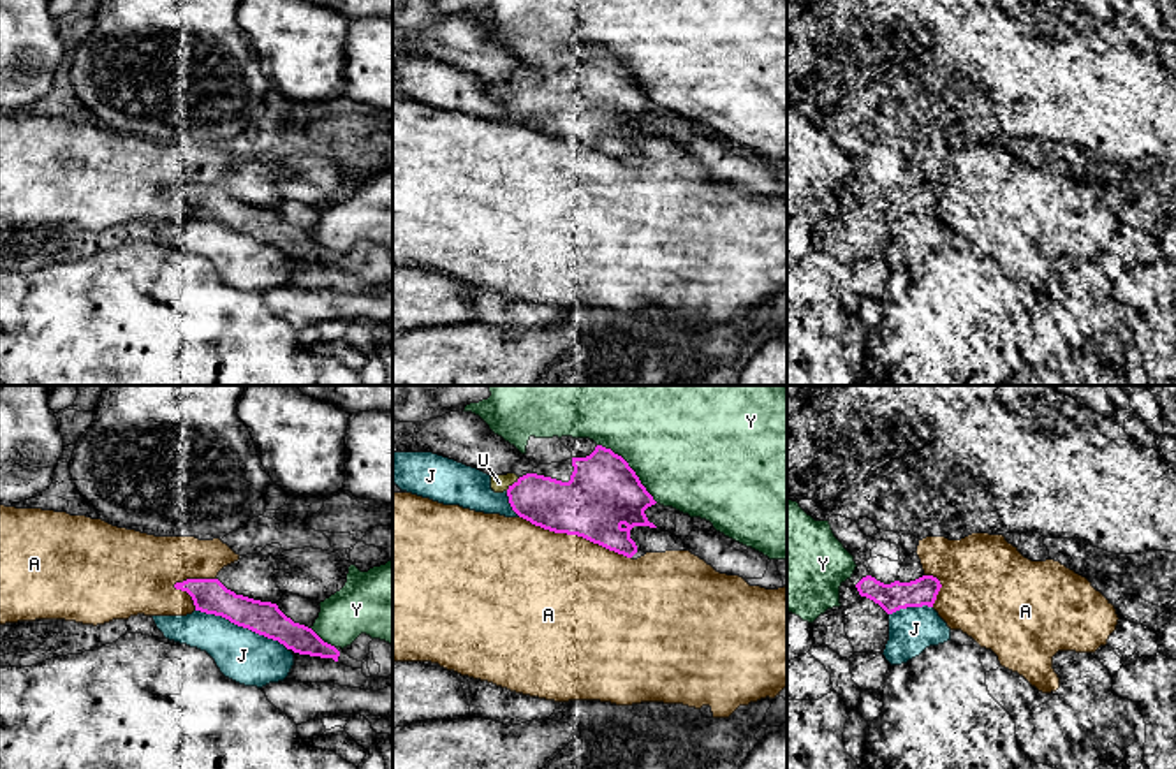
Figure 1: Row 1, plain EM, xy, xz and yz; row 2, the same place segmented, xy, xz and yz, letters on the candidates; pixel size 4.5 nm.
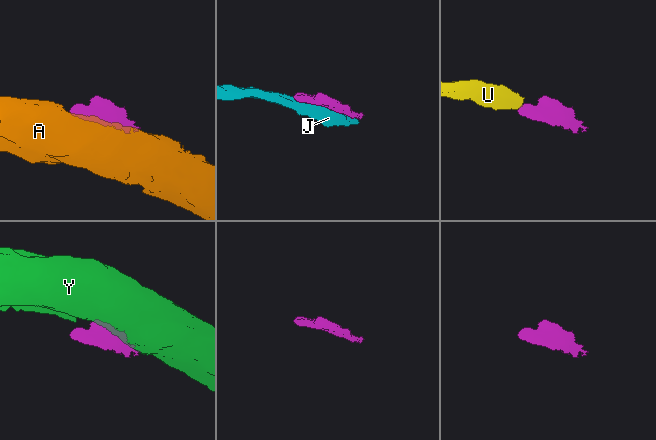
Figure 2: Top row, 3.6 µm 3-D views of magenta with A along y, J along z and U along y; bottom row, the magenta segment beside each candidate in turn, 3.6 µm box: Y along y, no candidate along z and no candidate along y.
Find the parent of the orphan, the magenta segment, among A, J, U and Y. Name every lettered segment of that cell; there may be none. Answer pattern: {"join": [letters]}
{"join": ["U"]}

